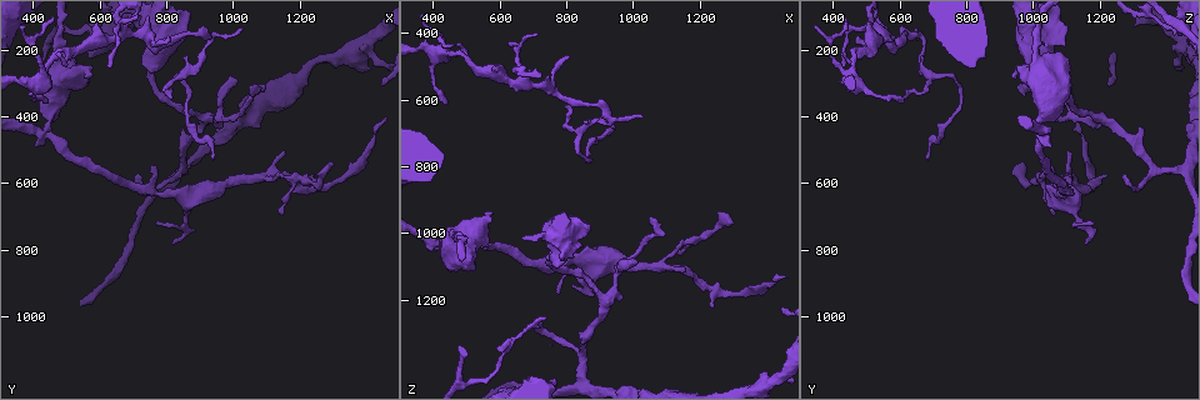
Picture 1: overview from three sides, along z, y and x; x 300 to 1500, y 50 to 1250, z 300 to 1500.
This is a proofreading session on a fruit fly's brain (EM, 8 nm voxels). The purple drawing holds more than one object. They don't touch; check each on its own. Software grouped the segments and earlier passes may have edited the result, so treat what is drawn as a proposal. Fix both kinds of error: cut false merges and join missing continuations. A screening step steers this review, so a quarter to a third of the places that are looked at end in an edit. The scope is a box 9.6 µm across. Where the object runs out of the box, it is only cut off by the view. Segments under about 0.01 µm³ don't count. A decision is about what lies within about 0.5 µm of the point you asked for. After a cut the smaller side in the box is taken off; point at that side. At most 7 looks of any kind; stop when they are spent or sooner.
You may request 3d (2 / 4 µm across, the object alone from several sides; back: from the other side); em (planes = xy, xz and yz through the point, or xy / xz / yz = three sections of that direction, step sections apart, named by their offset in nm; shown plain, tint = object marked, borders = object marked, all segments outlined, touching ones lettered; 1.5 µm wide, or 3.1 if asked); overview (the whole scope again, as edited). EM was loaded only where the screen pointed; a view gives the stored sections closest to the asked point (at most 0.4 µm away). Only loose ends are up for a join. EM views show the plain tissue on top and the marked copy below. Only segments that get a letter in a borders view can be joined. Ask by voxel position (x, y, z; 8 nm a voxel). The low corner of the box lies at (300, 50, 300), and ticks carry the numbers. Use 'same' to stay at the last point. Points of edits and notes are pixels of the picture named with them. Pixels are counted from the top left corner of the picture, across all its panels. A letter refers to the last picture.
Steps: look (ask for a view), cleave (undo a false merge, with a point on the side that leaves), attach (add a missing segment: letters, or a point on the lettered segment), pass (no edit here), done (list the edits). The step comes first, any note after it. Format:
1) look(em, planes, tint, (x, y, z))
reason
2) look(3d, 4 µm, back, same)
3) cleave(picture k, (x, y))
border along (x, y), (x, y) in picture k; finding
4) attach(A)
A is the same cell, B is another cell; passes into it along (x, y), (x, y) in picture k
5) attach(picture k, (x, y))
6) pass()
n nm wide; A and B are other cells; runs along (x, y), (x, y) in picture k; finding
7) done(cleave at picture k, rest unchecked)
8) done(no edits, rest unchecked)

look(em, planes, borders, (820, 780, 1160))
free end

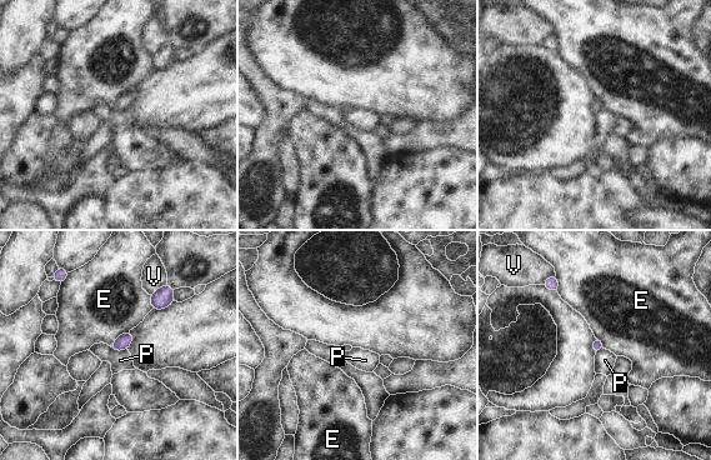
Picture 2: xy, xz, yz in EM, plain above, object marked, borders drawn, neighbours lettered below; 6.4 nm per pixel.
pass()
E, P and V are other cells; border along (109, 346), (113, 350), (126, 349) in picture 2; no lettered segment goes on from it

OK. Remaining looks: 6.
look(em, planes, borders, (430, 460, 1010))

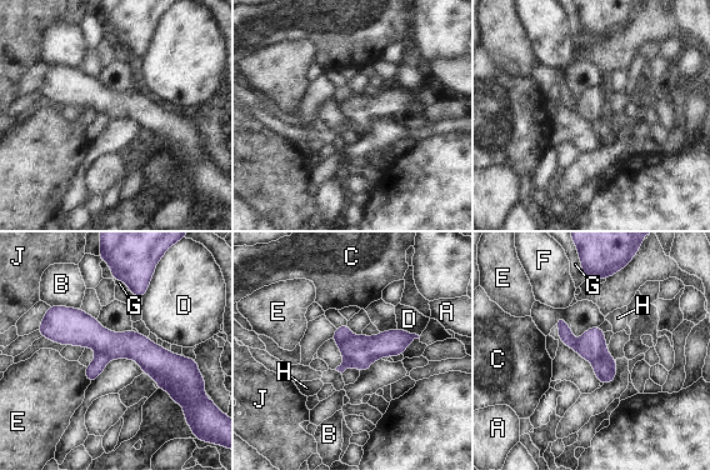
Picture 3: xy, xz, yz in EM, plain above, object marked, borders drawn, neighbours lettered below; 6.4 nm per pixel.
cleave(picture 3, (343, 333))
A, B, C, D, E, F, G, H and J are other cells; border along (353, 335), (335, 341) in picture 3; a second neuron is stuck on

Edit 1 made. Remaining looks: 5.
done(cleave at picture 3, rest unchecked)

